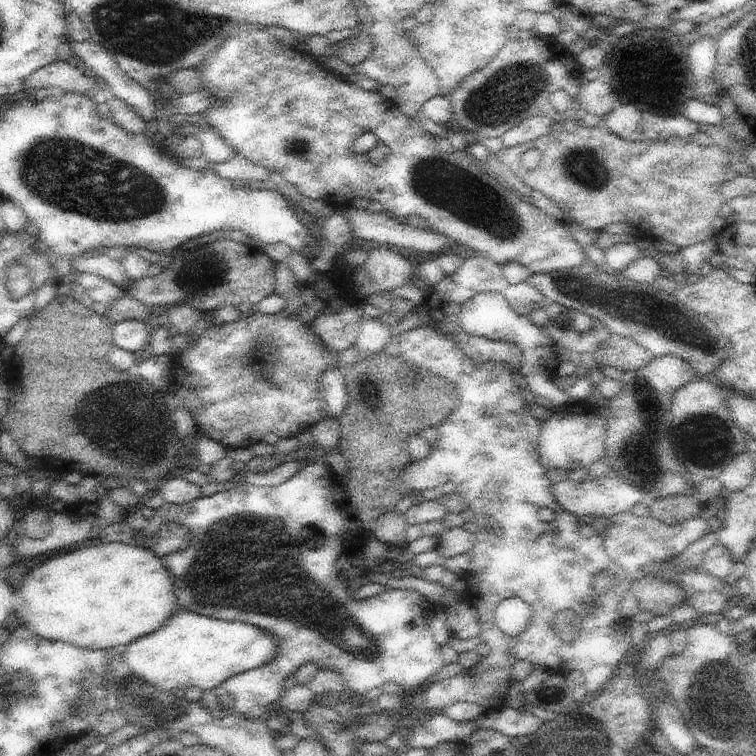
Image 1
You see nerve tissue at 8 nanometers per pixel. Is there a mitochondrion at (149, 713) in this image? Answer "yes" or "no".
yes

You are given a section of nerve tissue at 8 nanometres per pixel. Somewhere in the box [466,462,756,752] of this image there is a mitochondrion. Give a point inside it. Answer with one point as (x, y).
(713, 699)

